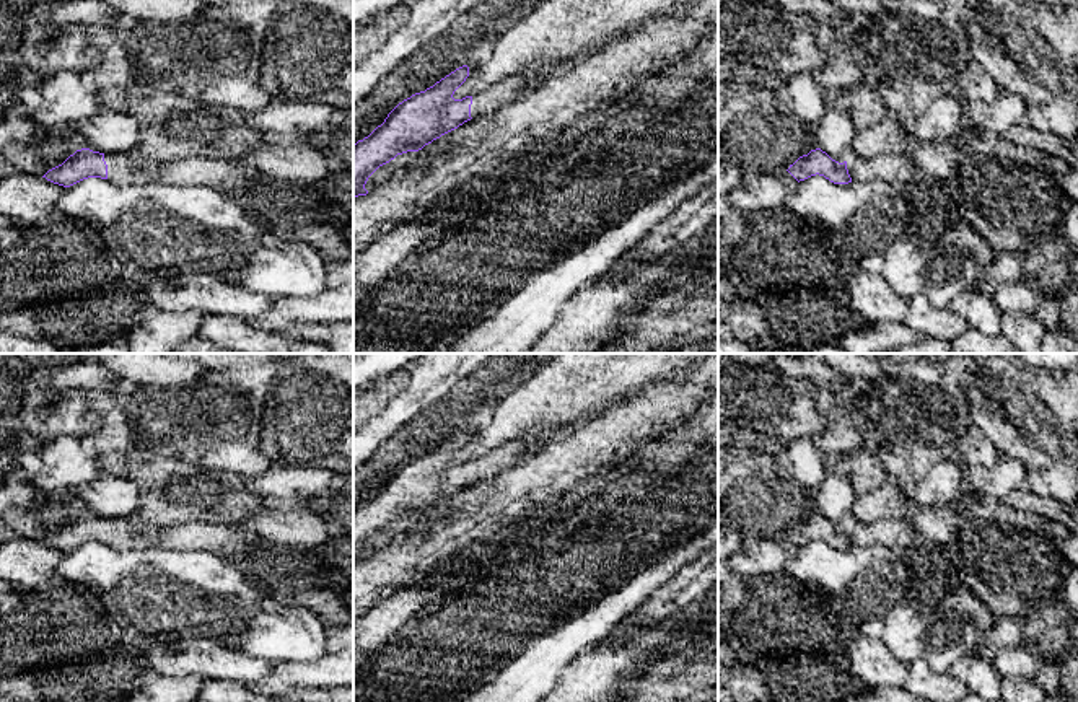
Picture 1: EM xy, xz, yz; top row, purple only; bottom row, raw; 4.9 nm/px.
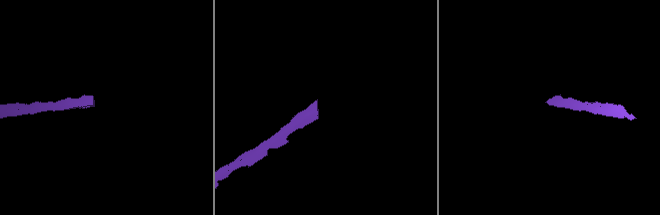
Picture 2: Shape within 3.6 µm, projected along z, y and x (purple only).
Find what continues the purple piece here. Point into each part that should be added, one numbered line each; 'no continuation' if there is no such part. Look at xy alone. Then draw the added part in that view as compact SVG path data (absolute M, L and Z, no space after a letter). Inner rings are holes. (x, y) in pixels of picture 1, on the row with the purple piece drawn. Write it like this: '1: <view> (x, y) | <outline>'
1: xy (124, 168) | M134 151L104 153L107 179L119 184L148 184L161 181L164 165Z

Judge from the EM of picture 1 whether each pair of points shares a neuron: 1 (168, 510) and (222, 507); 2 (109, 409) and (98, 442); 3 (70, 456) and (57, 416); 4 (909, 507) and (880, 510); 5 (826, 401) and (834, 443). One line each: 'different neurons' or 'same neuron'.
1: same neuron
2: same neuron
3: different neurons
4: same neuron
5: same neuron

